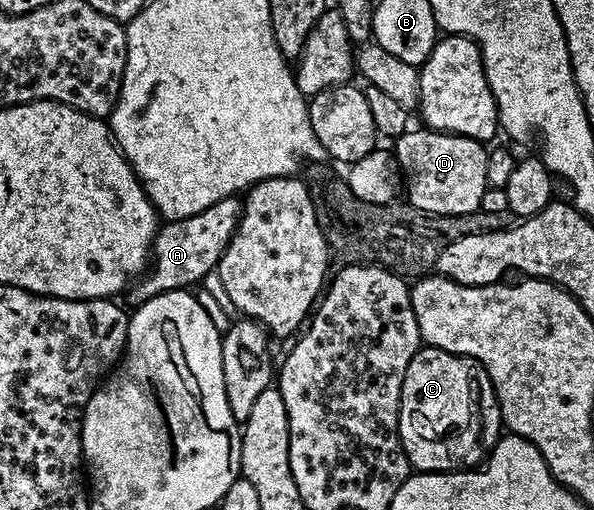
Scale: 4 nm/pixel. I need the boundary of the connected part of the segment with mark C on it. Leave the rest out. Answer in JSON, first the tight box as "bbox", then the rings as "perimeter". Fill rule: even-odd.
{"bbox":[400,345,502,472],"perimeter":[[[430,345],[417,350],[406,368],[400,393],[400,439],[409,463],[420,472],[455,472],[476,468],[502,437],[500,406],[490,376],[475,358],[451,354]]]}

